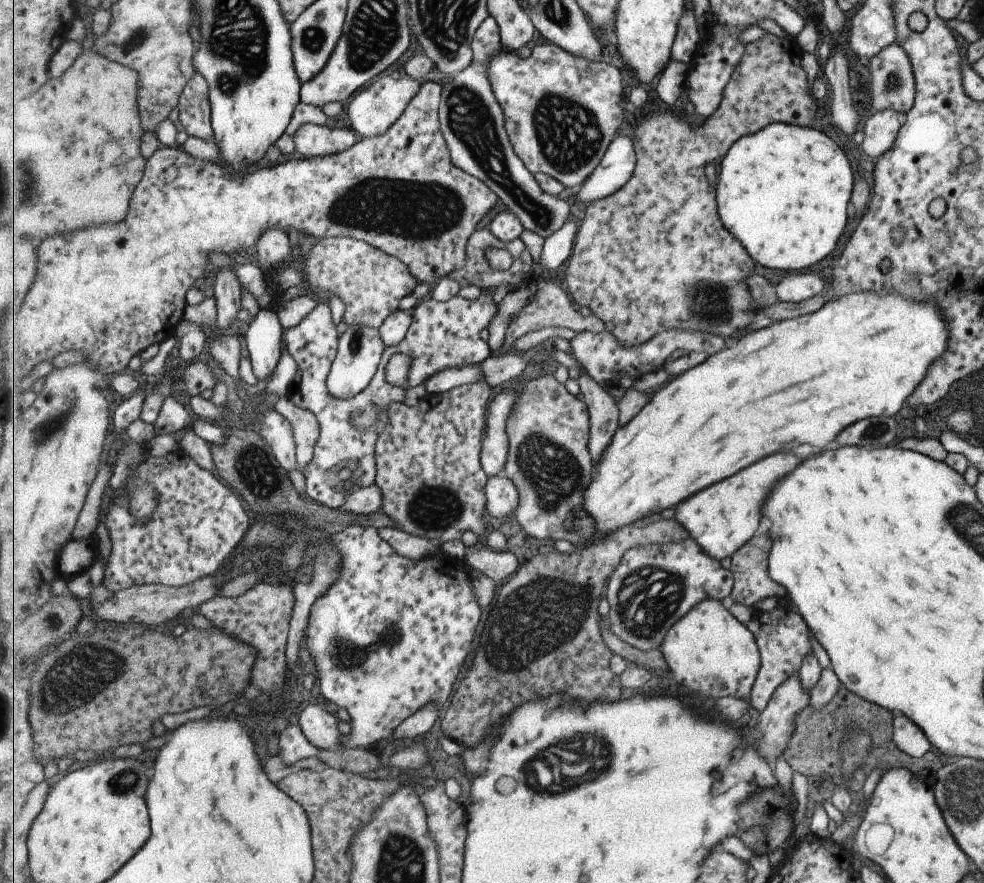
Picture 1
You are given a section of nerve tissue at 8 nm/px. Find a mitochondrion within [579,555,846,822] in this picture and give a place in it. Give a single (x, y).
(648, 599)

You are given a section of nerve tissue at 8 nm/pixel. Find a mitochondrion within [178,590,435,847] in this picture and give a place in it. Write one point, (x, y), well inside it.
(345, 654)

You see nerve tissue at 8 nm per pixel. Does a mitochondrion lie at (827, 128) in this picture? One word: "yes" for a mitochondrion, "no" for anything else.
no

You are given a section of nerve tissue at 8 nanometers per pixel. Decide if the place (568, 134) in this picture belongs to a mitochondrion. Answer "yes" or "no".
yes

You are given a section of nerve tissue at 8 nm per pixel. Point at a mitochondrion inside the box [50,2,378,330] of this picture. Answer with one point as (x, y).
(312, 38)

